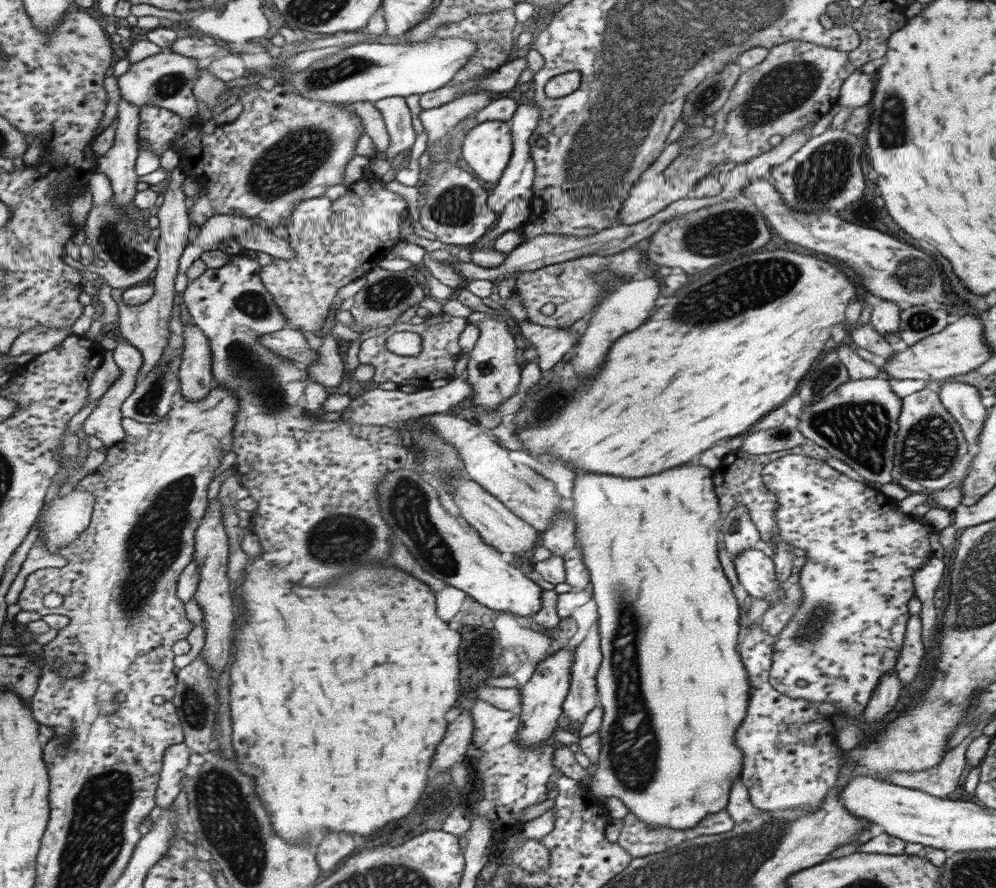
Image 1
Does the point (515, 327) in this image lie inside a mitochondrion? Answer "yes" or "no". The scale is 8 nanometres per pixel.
no

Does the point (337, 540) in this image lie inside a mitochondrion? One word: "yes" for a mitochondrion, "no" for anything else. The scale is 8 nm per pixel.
yes

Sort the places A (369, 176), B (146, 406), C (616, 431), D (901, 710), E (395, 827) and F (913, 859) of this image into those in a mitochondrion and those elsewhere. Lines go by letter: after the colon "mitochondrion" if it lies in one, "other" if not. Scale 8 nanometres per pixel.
A: other
B: mitochondrion
C: other
D: other
E: other
F: other

